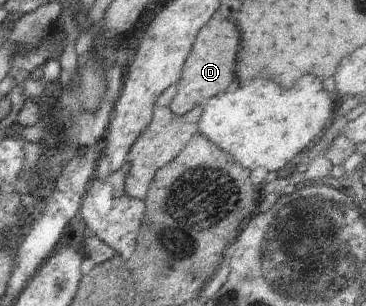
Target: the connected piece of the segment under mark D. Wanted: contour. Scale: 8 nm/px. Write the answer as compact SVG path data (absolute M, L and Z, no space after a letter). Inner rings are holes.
M212 18L198 31L192 49L183 65L183 75L176 87L178 93L171 101L170 109L176 115L184 115L195 107L202 106L211 97L221 94L228 85L235 81L236 57L239 53L241 33L236 29L232 18L217 20ZM234 23L234 25L232 25Z

